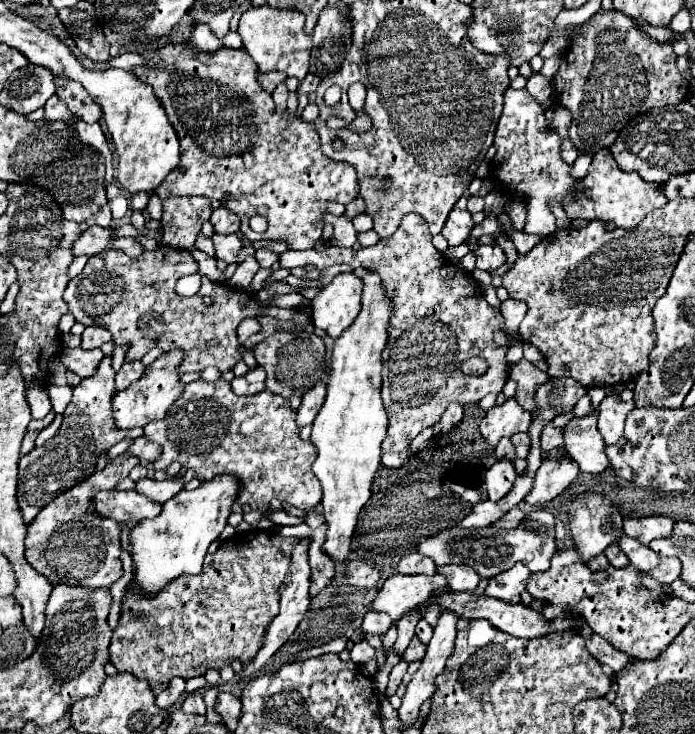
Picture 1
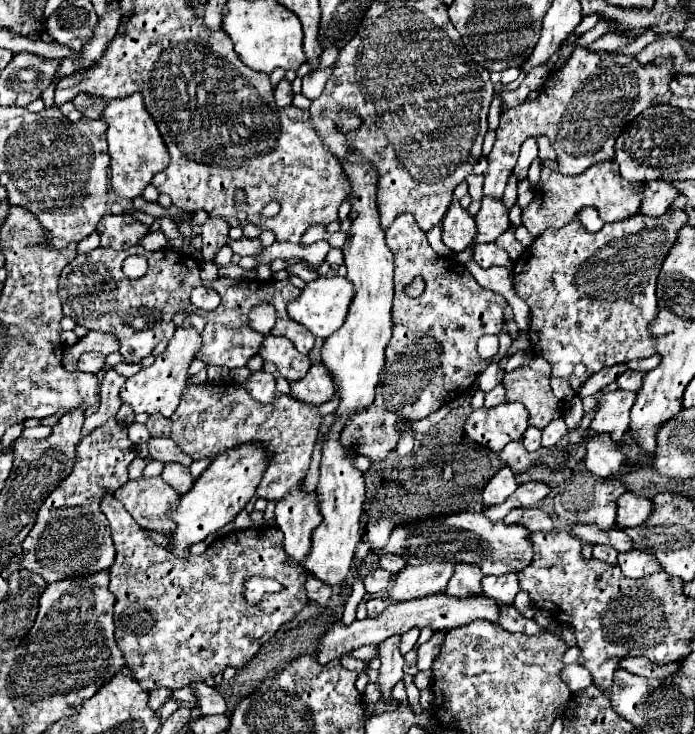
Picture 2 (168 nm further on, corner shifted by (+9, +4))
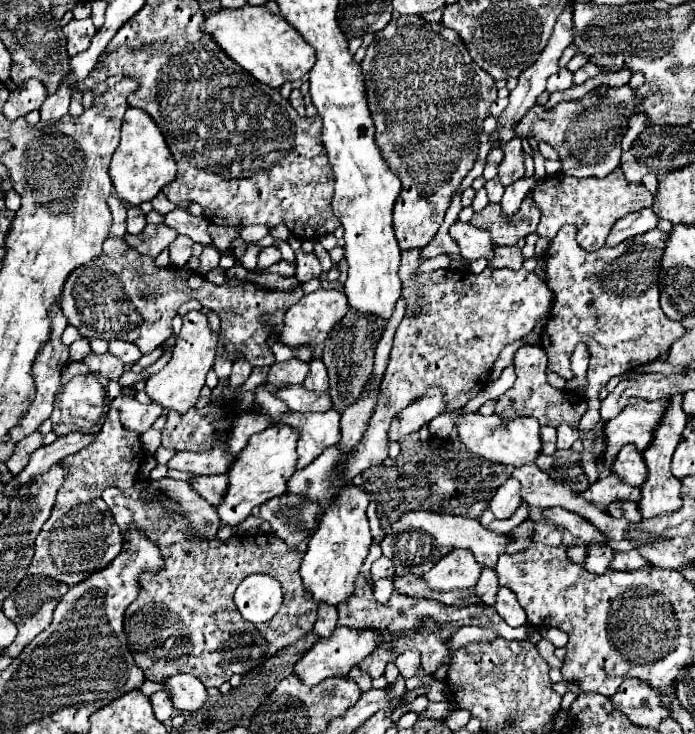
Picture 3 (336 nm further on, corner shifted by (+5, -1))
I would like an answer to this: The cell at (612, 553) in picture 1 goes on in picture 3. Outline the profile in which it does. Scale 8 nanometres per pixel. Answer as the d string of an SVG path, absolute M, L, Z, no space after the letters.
M598 544L588 546L588 558L586 558L588 572L604 574L606 570L610 570L612 556L614 556L614 550L610 546L598 546Z

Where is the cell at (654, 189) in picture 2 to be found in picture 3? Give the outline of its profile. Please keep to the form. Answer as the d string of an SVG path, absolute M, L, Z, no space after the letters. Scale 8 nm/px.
M644 208L640 212L632 212L628 216L624 216L624 220L618 220L612 226L612 232L608 234L606 246L616 246L628 238L634 238L638 234L644 234L652 228L656 228L658 224L658 216L652 212L652 208Z

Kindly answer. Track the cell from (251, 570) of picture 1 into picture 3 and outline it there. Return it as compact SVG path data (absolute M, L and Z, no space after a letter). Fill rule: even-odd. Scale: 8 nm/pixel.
M140 480L128 490L112 486L102 492L102 500L122 528L122 536L130 526L144 528L146 538L158 544L164 556L164 566L158 572L142 572L138 576L140 594L124 614L128 648L146 680L164 684L170 676L186 672L200 678L206 688L220 688L232 674L250 672L260 666L262 660L296 642L314 626L318 604L312 600L312 592L304 588L298 574L306 544L290 550L288 544L274 534L244 534L226 542L190 540L186 534L188 522L182 518L174 522L168 520L160 504L140 498L142 488L144 482ZM250 574L268 574L282 584L284 602L280 612L266 624L244 620L232 600L236 586Z

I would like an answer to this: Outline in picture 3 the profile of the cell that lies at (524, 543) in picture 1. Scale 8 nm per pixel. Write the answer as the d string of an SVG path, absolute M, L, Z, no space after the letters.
M408 512L398 522L392 524L390 532L384 536L382 552L386 558L394 562L396 574L418 574L422 576L436 564L436 560L444 558L456 548L470 550L476 556L476 562L486 568L496 568L498 556L508 548L510 536L496 534L486 530L478 520L470 520L464 516L450 516L450 514L434 514L434 512Z

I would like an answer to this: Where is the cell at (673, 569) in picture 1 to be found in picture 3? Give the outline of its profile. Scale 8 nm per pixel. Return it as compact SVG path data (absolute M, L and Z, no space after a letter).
M636 550L616 552L612 560L612 570L646 570L646 568L650 568L648 562Z

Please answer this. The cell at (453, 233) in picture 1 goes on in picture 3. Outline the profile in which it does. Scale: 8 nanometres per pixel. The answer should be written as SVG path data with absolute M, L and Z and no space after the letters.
M454 222L450 226L450 236L458 242L460 254L466 260L478 260L478 258L492 258L492 240L490 234L468 224L468 222Z

